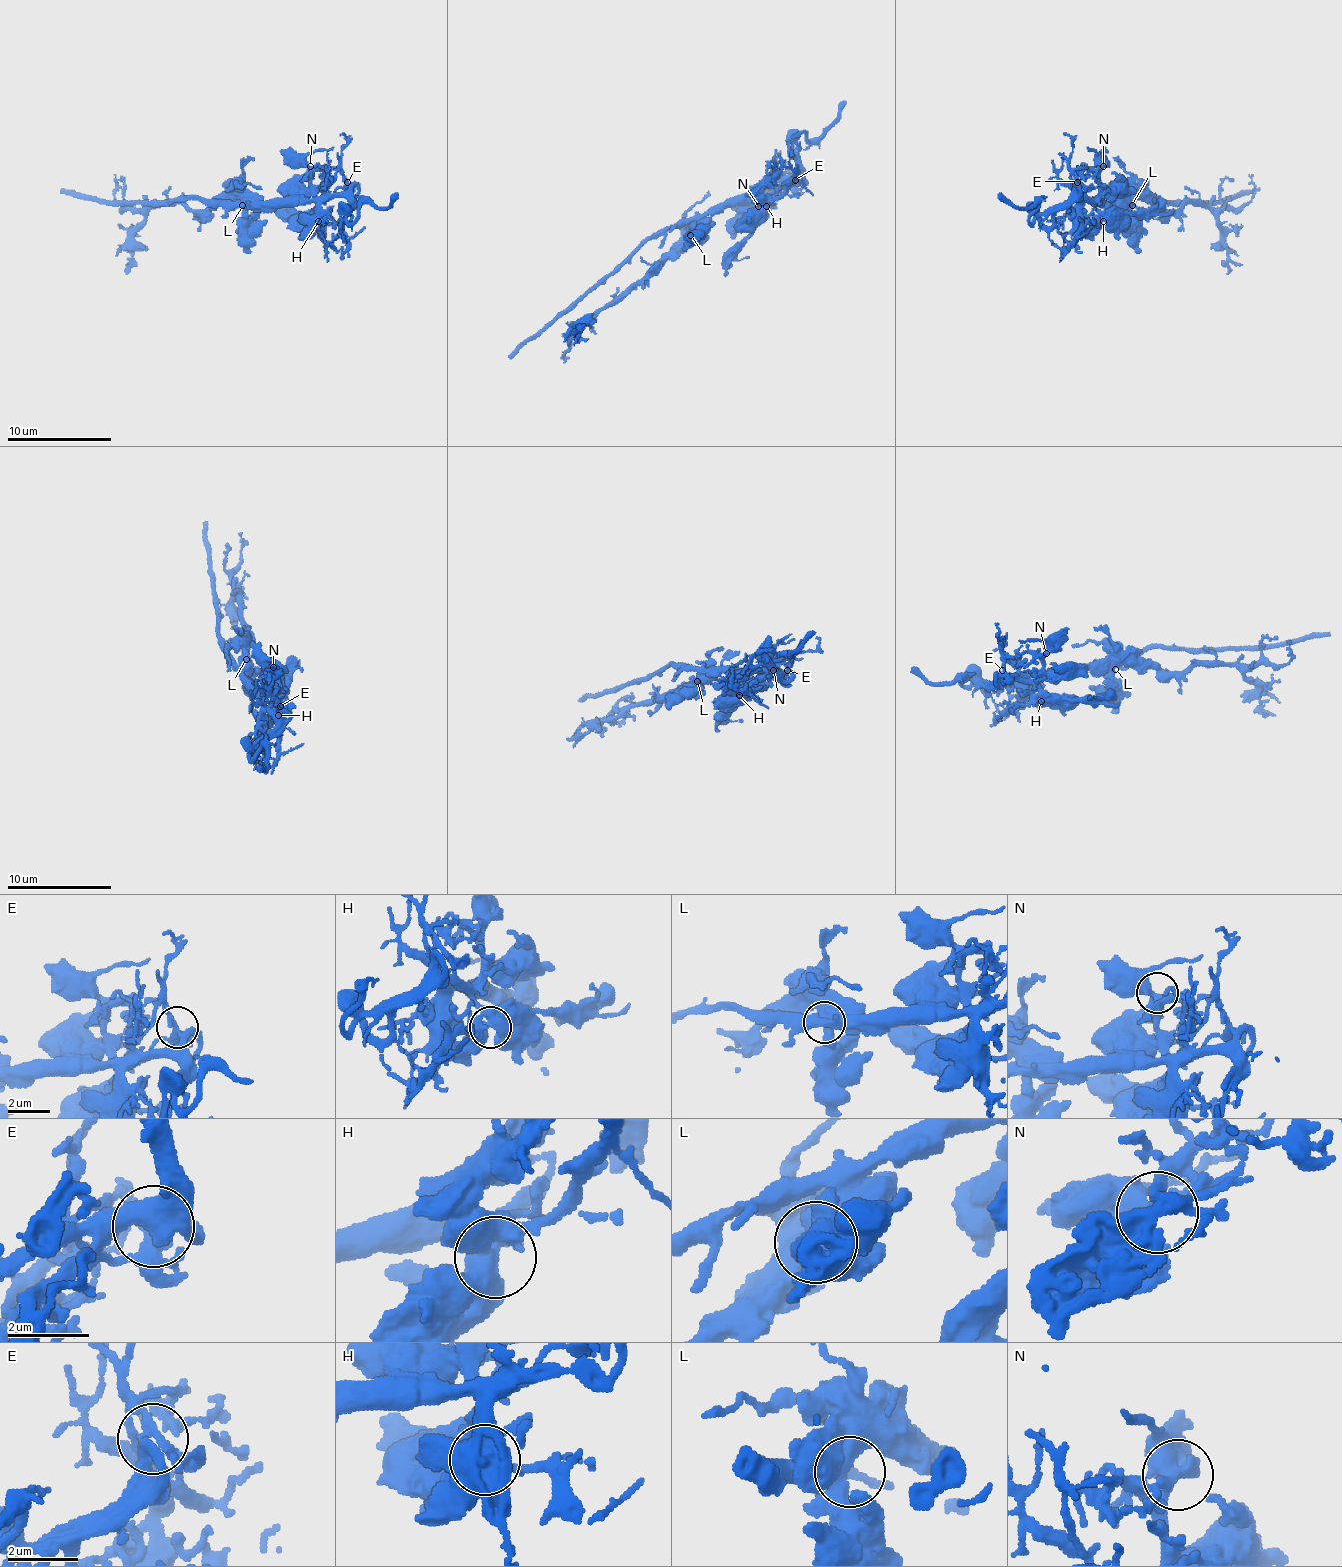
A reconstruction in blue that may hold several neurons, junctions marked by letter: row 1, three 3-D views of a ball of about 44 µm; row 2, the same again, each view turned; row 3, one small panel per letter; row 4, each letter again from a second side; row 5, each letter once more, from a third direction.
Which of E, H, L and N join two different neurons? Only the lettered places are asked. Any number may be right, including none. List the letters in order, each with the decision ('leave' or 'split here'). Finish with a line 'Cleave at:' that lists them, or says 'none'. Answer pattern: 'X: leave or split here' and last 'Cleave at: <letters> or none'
E: leave
H: leave
L: leave
N: leave
Cleave at: none

